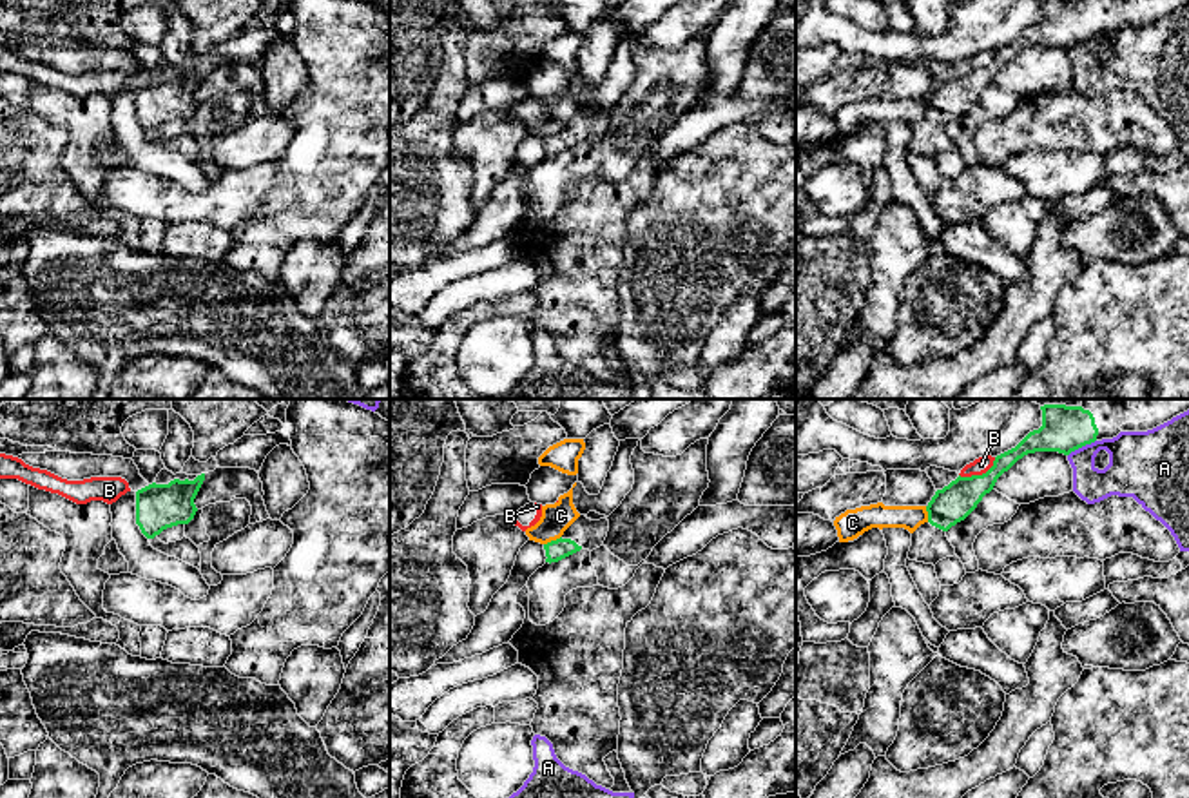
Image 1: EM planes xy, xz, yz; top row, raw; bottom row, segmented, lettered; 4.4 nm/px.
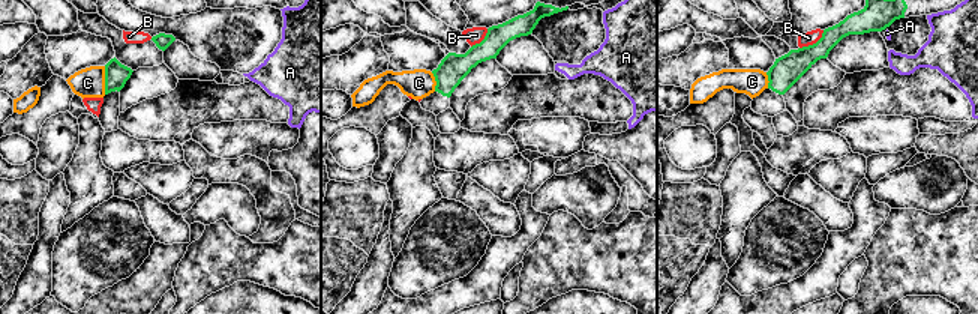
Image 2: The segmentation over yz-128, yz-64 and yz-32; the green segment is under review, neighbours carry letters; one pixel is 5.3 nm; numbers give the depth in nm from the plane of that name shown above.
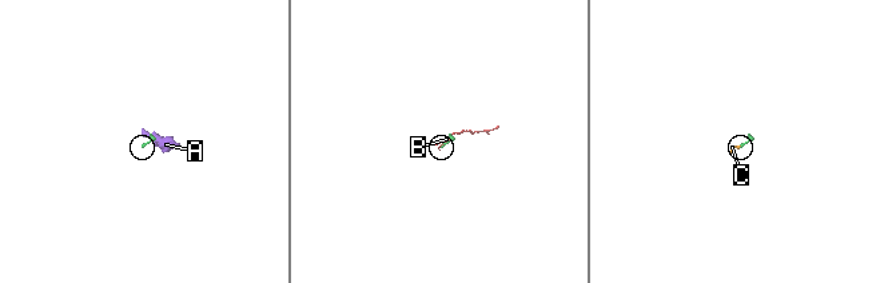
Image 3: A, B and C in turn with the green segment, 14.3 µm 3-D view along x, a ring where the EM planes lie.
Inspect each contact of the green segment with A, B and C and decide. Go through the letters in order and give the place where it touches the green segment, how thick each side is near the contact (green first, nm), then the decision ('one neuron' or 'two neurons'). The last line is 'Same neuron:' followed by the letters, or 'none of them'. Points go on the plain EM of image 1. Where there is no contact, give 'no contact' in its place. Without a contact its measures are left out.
A: yz (1081, 40) | 200/240 nm | two neurons
B: yz (979, 69) | 170/70 nm | two neurons
C: xz (551, 135) | 90/130 nm | two neurons
Same neuron: none of them

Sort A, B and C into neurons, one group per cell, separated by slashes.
A / B C

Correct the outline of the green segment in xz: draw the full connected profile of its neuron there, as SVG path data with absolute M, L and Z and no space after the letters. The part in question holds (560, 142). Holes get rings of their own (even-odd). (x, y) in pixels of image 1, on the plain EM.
M580 109L560 132L544 138L546 156L558 156L582 141L593 145L604 138L607 125L607 112L591 114Z

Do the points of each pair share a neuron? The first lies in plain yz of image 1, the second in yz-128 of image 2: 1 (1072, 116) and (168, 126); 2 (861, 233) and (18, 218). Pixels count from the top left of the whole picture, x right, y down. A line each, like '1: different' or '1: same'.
1: same
2: different

